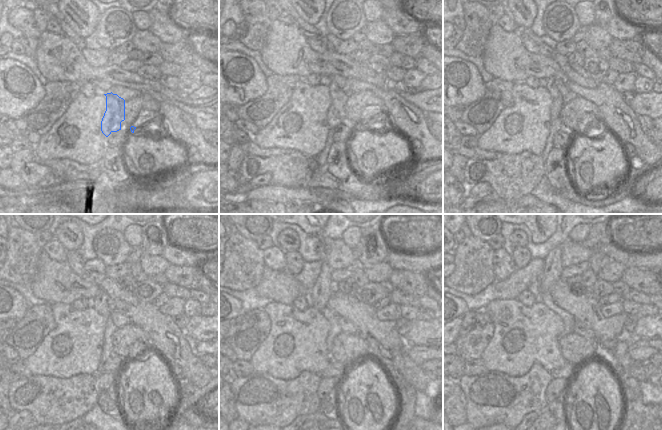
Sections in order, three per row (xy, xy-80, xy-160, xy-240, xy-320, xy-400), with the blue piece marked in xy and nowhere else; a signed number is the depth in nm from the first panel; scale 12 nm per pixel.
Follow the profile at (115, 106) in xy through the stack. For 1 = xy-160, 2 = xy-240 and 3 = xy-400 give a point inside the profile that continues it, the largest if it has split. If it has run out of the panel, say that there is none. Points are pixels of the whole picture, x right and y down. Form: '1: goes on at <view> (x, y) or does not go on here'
1: goes on at xy-160 (557, 103)
2: goes on at xy-240 (102, 302)
3: goes on at xy-400 (553, 268)

